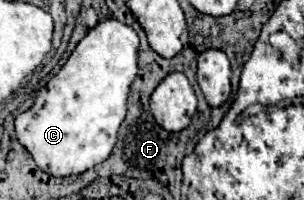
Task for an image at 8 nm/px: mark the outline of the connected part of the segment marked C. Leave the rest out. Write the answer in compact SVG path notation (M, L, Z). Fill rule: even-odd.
M106 19L92 27L82 41L76 45L68 61L62 69L42 87L34 99L34 105L16 117L16 137L18 141L30 151L36 165L54 175L54 177L68 177L80 175L94 165L106 161L116 145L118 129L126 117L126 101L130 85L138 75L138 35L136 31L118 21Z

